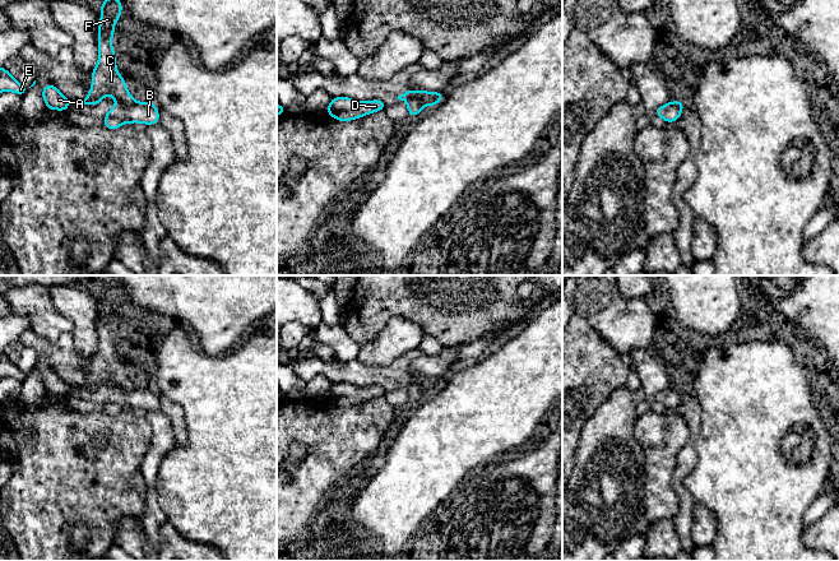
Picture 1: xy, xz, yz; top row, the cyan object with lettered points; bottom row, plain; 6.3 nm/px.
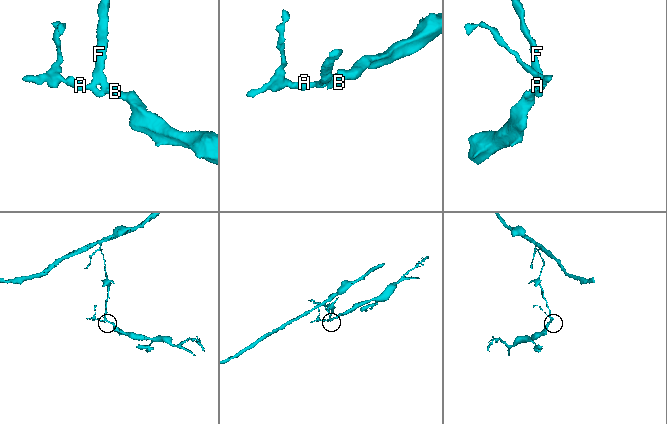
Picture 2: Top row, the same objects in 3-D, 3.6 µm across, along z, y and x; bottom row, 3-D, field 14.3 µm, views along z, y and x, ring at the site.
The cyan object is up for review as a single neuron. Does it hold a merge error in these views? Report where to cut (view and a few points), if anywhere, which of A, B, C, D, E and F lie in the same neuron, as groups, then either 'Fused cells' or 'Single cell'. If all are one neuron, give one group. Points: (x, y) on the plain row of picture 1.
Split along xz (406, 385), (417, 384), (422, 390). Groups: A C D E F / B. Fused cells

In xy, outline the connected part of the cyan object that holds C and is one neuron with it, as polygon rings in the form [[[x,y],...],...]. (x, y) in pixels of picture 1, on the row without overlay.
[[[106,282],[101,295],[98,311],[98,348],[92,354],[92,372],[84,385],[78,385],[88,391],[97,391],[106,380],[111,380],[121,391],[135,390],[133,381],[126,374],[125,365],[116,353],[115,335],[111,325],[115,323],[115,309],[122,300],[122,288],[119,283]]]

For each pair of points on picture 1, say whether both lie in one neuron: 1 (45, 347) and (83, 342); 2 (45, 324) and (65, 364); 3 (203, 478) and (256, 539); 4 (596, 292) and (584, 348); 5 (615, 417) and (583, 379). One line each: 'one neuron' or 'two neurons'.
1: two neurons
2: two neurons
3: one neuron
4: two neurons
5: two neurons

